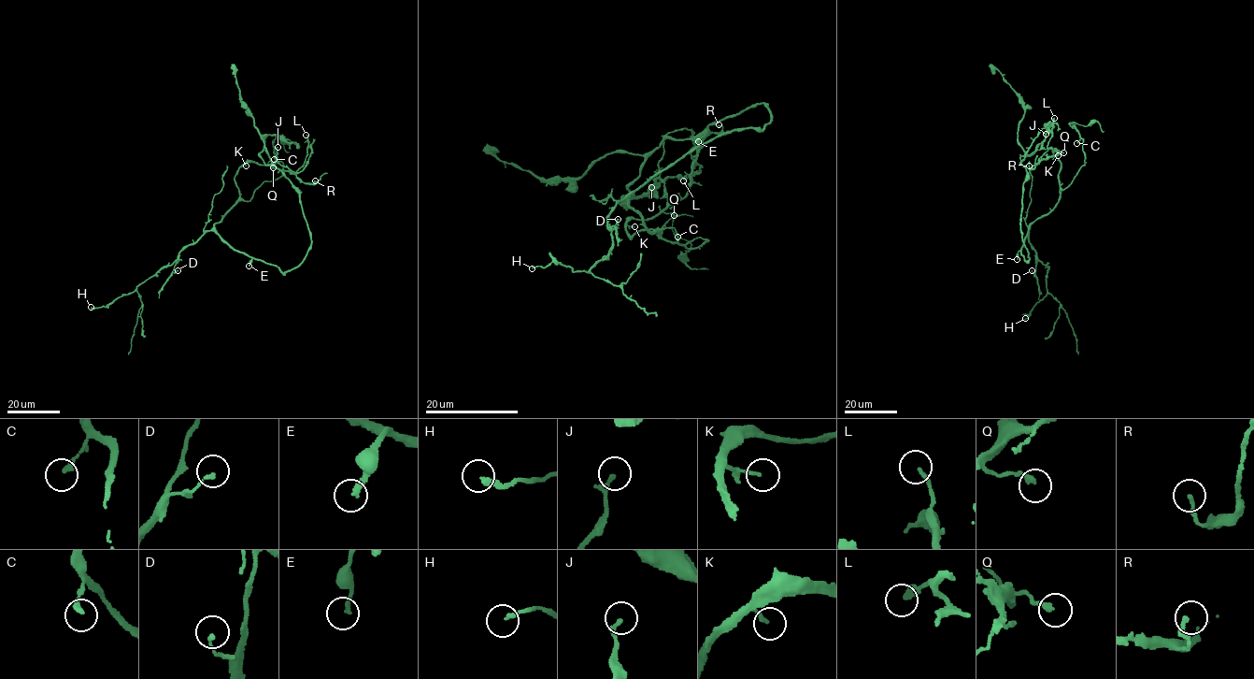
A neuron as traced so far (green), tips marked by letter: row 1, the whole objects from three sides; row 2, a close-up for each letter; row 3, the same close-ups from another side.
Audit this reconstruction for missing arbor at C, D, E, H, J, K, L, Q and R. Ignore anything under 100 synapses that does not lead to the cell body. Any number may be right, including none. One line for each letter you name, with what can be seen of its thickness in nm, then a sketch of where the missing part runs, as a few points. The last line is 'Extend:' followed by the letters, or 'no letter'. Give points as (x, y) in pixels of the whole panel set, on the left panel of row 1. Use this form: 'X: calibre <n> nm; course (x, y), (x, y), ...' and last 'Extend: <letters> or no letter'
E: calibre 200 nm
Extend: E

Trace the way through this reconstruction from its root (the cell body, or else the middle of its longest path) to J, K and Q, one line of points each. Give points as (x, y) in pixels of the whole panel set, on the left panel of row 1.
J: (258, 259), (228, 245), (214, 226), (239, 196), (235, 177), (240, 166), (248, 162), (277, 163), (277, 147)
K: (258, 259), (228, 245), (214, 226), (239, 196), (235, 175), (243, 165), (246, 166)
Q: (258, 259), (228, 245), (214, 226), (239, 196), (235, 177), (240, 166), (249, 162), (269, 164), (273, 167)

